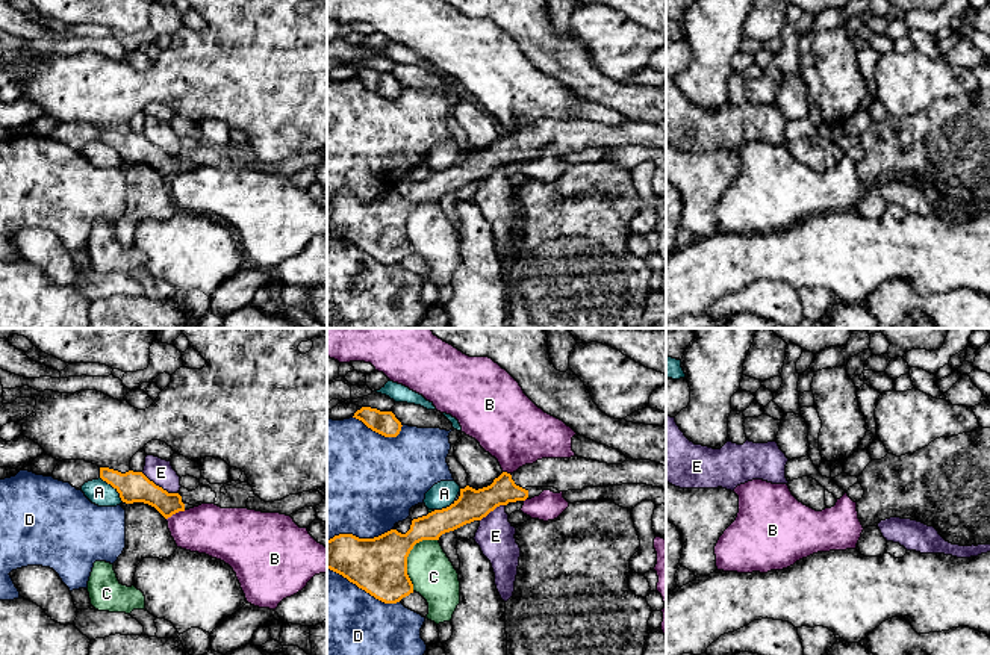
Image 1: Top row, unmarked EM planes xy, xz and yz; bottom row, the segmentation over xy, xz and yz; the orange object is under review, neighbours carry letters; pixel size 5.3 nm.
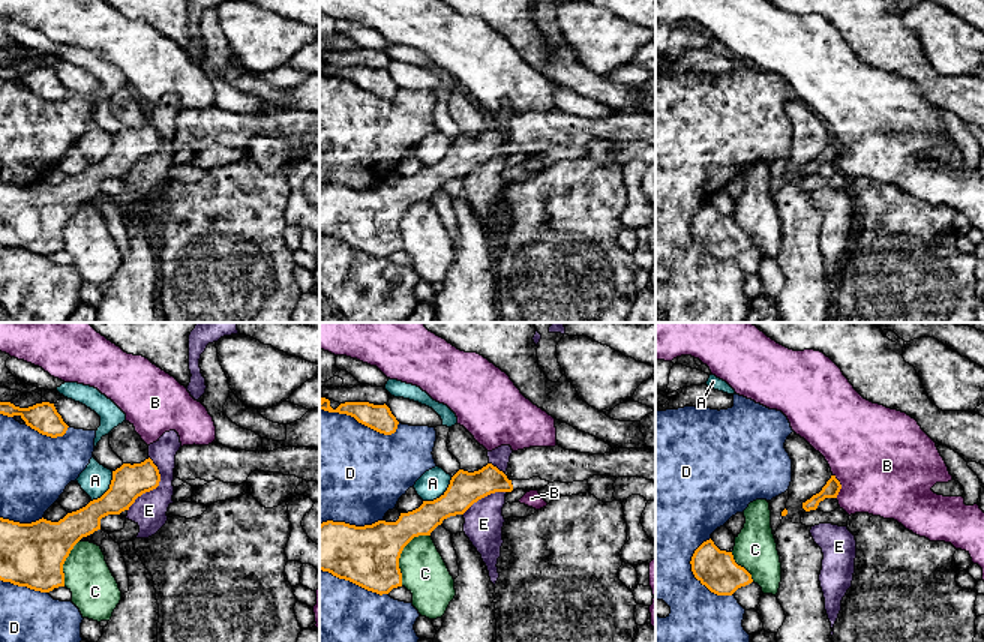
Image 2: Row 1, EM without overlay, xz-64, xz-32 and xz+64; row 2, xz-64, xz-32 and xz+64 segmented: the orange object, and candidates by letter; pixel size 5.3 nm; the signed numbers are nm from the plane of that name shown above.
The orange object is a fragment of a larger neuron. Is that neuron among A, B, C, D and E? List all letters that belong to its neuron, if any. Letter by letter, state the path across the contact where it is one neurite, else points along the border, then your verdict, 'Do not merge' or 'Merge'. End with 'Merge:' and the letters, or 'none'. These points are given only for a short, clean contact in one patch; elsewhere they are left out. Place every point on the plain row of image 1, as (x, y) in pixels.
A: Boundary: xy (100, 138), (123, 162). Do not merge
B: Boundary: xy (185, 171), (179, 171), (167, 180). Do not merge
C: Boundary: xz (438, 200), (423, 200), (410, 212), (407, 238), (412, 251). Do not merge
D: Do not merge
E: Boundary: xy (141, 133), (168, 153), (177, 155). Do not merge
Merge: none

